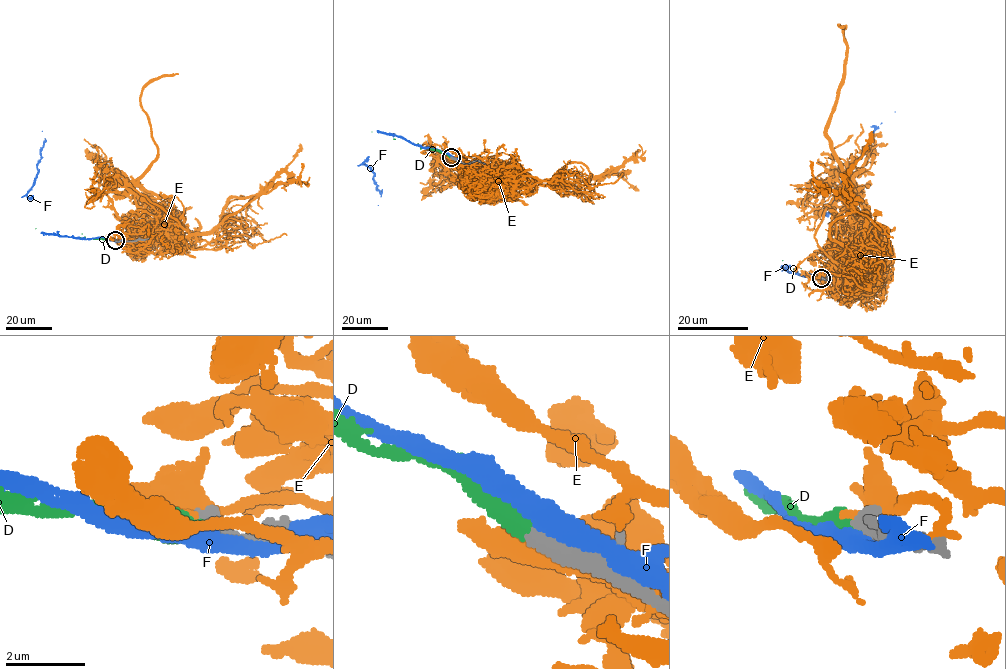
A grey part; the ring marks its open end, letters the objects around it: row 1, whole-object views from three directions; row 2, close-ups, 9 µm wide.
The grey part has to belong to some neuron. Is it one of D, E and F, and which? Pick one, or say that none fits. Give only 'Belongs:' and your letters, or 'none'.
Belongs: D

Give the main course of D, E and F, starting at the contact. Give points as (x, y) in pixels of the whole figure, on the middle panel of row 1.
D: (451, 157), (372, 132)
E: (451, 158), (466, 156), (476, 167), (474, 181), (471, 175), (487, 169), (490, 160), (476, 173), (514, 168)
F: (455, 159), (395, 135), (377, 132), (363, 163), (373, 173), (373, 180), (381, 196), (378, 205)

